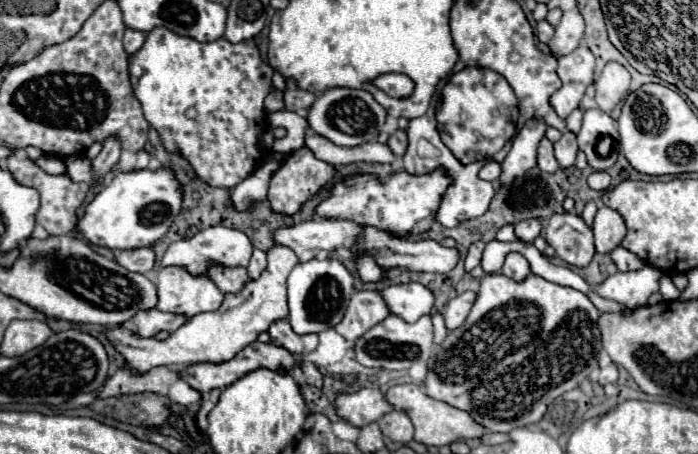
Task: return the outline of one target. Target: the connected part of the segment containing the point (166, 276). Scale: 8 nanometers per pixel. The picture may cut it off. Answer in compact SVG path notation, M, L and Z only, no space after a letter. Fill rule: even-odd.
M163 267L157 275L159 311L183 313L193 317L205 311L217 311L223 293L207 275L193 275L185 267Z

